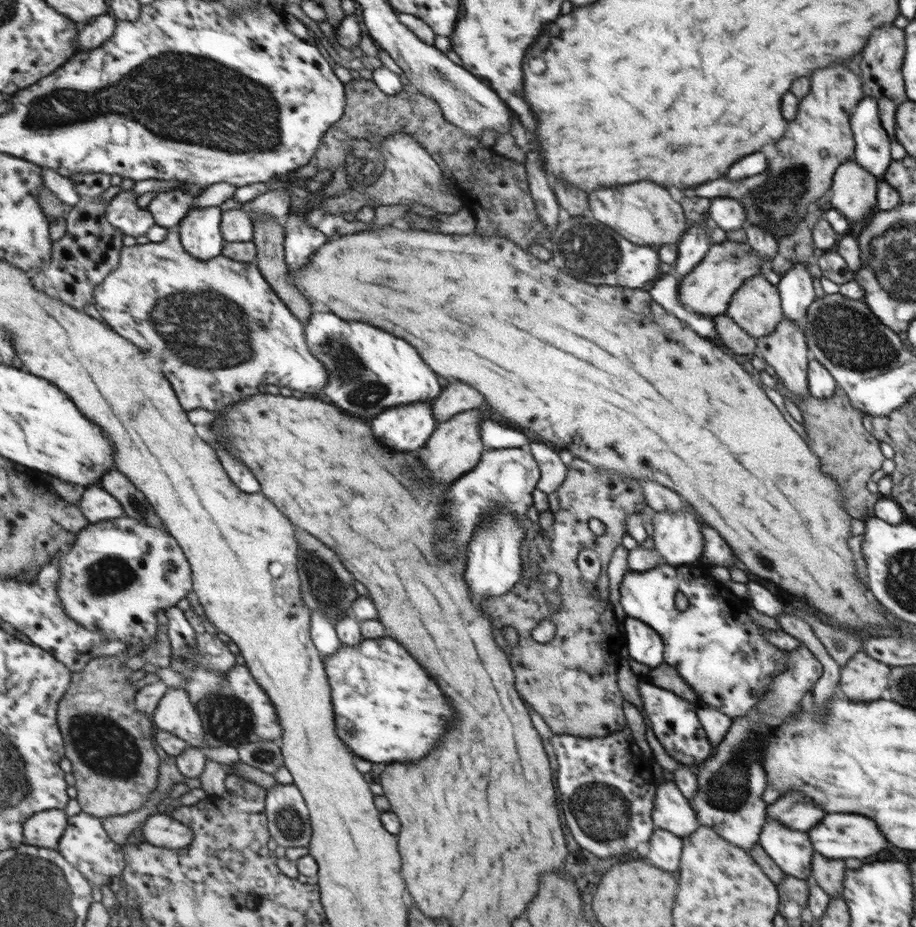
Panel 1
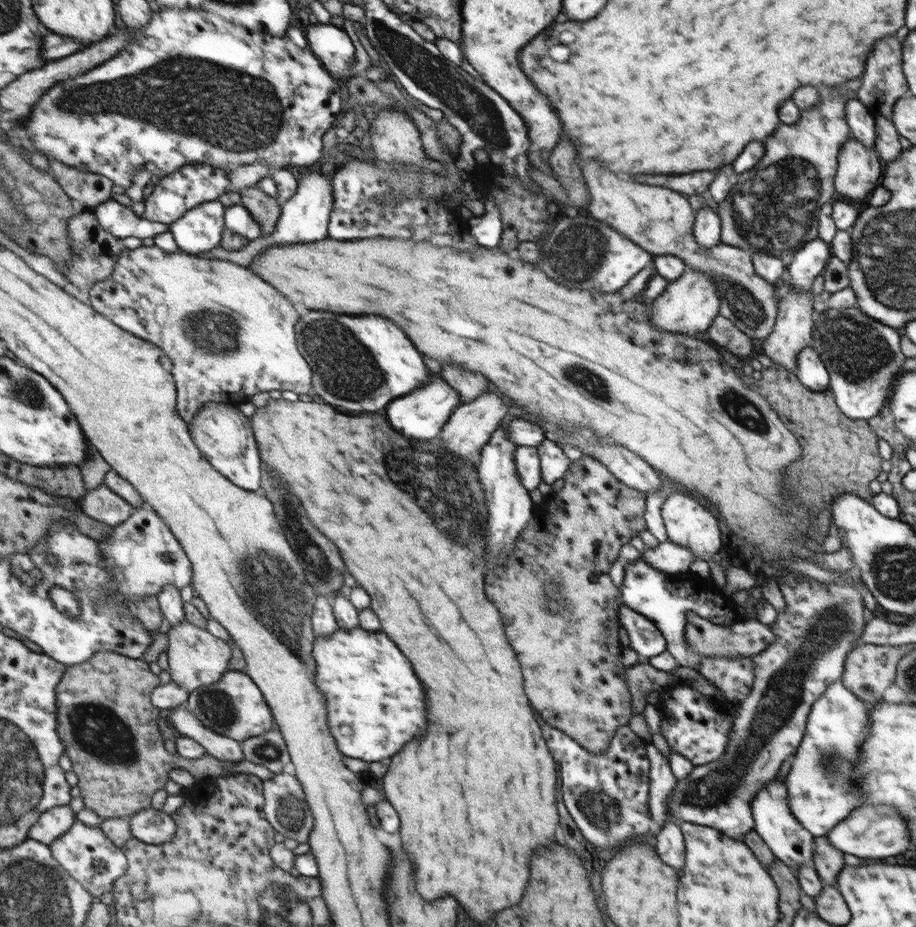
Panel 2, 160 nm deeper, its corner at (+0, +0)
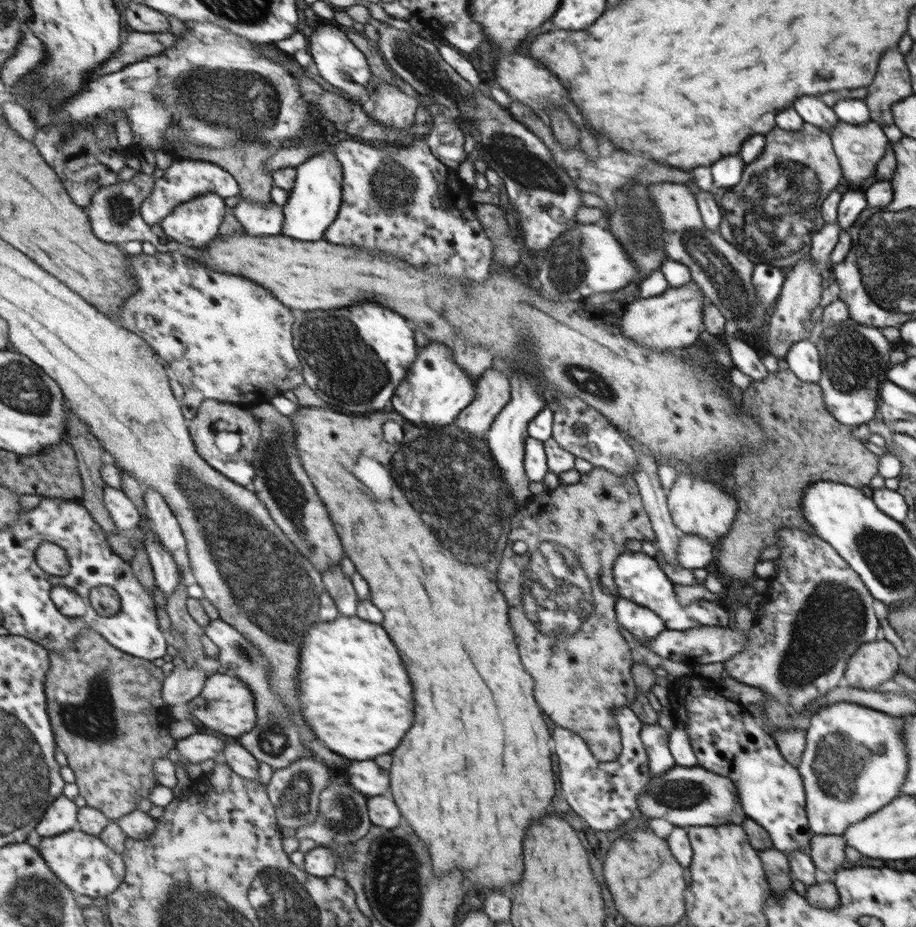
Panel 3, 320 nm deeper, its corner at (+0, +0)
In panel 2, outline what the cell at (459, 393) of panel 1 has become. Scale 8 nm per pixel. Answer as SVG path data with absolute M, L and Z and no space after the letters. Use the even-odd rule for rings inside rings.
M446 364L442 367L440 374L448 381L448 384L451 384L459 392L461 405L478 398L491 388L490 382L482 374L470 372L466 368L454 366L454 364Z

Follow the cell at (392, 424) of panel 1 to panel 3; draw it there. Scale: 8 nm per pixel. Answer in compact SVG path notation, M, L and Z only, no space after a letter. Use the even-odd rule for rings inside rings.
M428 344L420 348L419 359L415 360L407 378L399 384L391 404L394 411L417 427L449 425L471 406L476 386L469 374L455 361L451 350L444 344Z

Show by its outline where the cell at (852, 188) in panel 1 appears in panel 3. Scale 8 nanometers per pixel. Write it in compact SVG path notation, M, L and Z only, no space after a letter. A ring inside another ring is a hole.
M870 120L861 125L853 125L839 121L829 135L832 136L832 144L835 144L840 164L843 165L847 187L851 186L852 182L854 182L853 186L862 186L866 178L870 176L874 178L878 170L878 160L882 161L885 158L886 146L888 146L888 138L877 122Z

